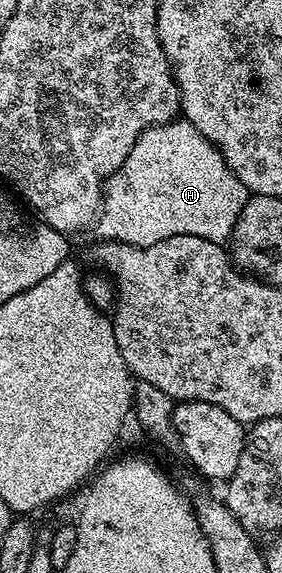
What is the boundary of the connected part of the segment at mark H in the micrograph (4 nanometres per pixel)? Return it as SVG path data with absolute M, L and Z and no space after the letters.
M181 117L141 132L131 153L127 153L127 161L123 161L123 165L106 179L99 212L100 234L132 247L155 245L155 241L167 241L167 237L180 235L203 237L212 243L224 244L232 236L235 221L239 221L239 213L249 197L250 192L245 190L239 177L231 173L219 149L215 149L195 125Z

